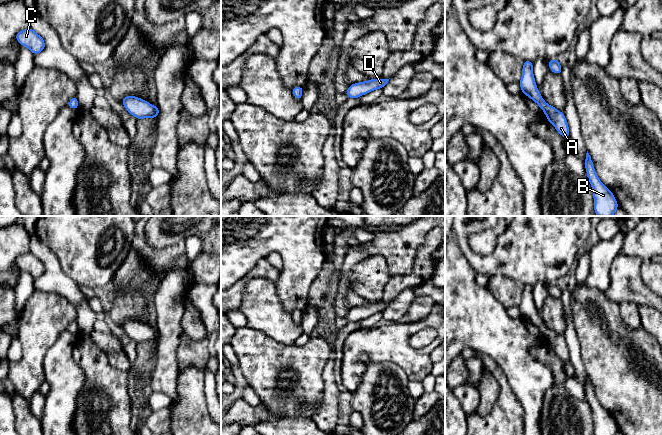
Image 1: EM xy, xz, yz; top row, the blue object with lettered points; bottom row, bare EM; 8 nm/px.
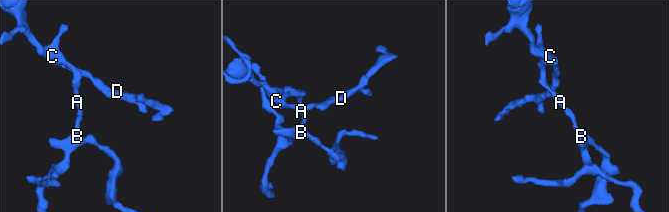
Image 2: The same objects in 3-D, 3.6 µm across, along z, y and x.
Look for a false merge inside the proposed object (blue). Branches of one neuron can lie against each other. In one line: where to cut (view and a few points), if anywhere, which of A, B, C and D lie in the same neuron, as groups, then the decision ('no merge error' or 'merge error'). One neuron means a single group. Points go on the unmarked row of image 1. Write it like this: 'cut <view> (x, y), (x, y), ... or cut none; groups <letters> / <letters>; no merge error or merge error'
cut none; groups A B C D; no merge error

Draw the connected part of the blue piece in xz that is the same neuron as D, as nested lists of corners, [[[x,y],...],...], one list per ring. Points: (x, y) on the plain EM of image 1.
[[[370,303],[365,306],[353,307],[348,310],[346,316],[348,323],[359,322],[364,318],[368,318],[373,314],[382,313],[389,303]]]

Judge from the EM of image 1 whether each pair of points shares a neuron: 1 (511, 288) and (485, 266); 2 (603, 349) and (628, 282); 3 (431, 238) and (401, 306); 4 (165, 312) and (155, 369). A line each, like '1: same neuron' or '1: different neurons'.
1: different neurons
2: different neurons
3: different neurons
4: same neuron

